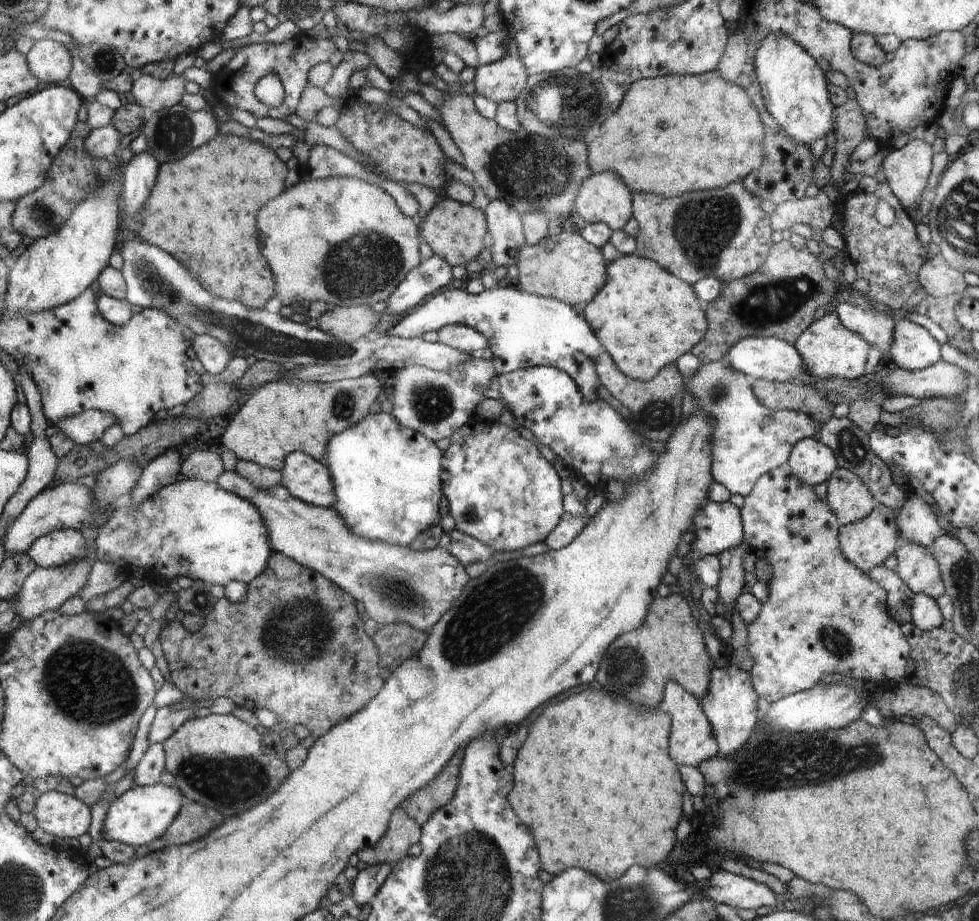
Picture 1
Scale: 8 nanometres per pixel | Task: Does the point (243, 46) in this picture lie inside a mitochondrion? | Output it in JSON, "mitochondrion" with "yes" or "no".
{"mitochondrion":"no"}

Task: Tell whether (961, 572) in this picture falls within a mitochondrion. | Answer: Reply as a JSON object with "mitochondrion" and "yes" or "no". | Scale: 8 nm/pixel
{"mitochondrion":"yes"}

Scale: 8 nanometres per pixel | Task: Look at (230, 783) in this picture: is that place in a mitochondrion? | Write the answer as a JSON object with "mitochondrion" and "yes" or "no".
{"mitochondrion":"yes"}

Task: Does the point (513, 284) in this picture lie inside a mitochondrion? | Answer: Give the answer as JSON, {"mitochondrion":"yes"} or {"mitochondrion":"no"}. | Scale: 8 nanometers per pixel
{"mitochondrion":"no"}

